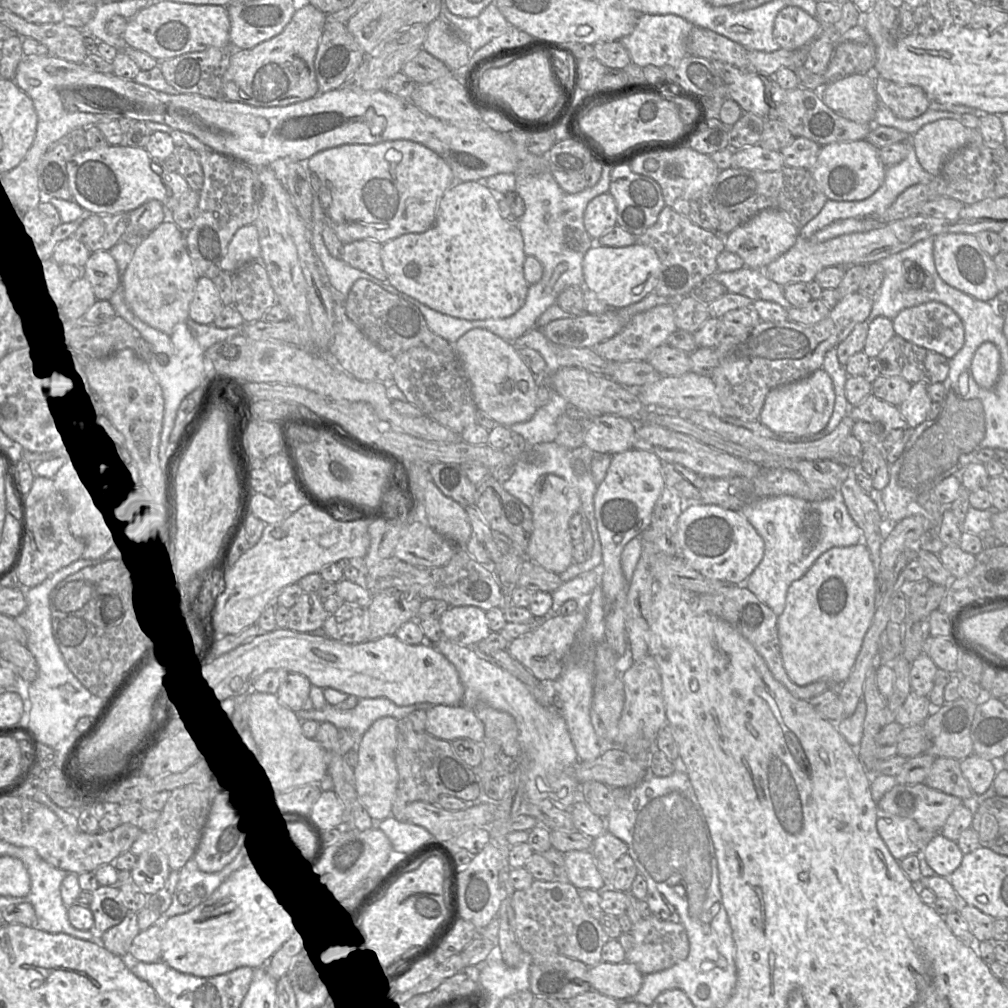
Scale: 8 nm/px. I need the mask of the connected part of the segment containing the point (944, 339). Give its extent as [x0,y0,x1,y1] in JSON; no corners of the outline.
[892,301,964,359]

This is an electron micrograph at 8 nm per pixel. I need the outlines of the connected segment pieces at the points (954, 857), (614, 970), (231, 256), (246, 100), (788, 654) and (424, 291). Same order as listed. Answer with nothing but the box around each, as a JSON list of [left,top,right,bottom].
[[924,833,964,878],[589,960,643,1002],[219,224,260,273],[223,3,326,107],[778,543,877,687],[381,181,529,320]]

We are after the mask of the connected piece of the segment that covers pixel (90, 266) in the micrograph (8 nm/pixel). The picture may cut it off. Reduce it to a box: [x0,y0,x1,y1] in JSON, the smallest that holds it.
[84,251,119,300]

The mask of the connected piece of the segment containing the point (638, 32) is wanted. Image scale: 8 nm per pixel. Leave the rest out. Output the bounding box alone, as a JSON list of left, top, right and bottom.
[619,15,695,68]

